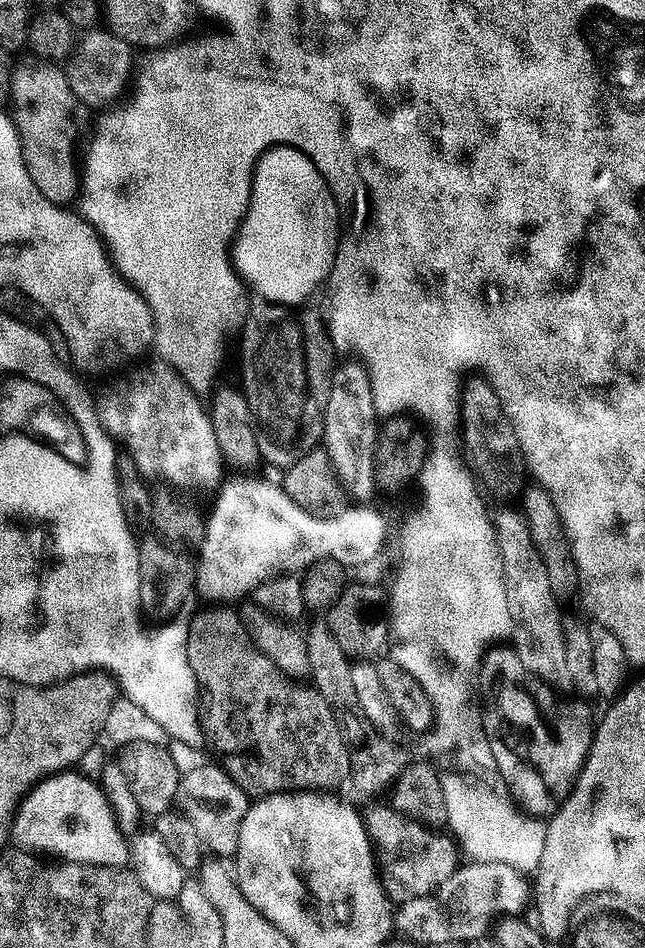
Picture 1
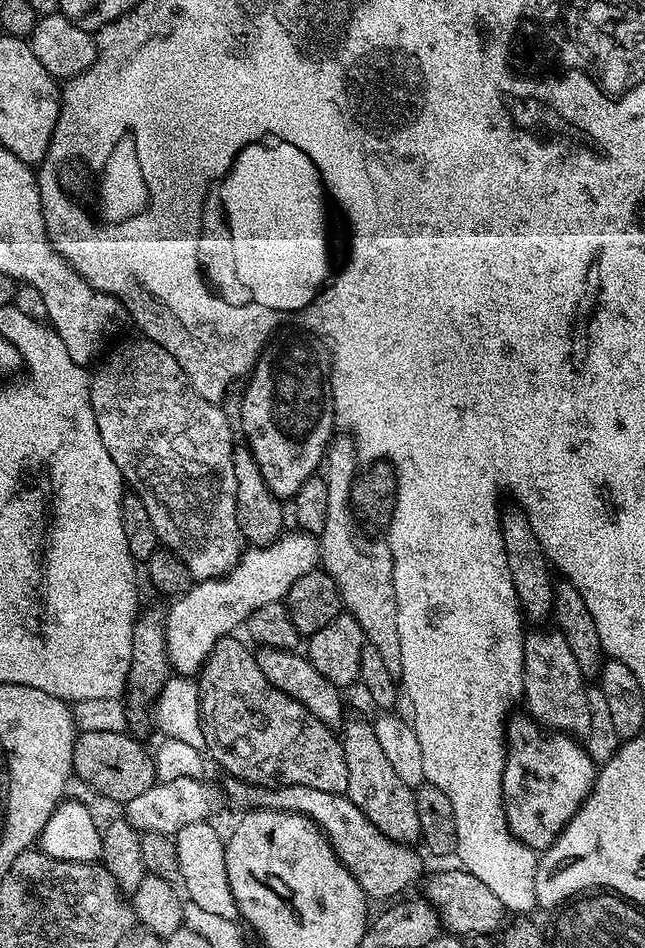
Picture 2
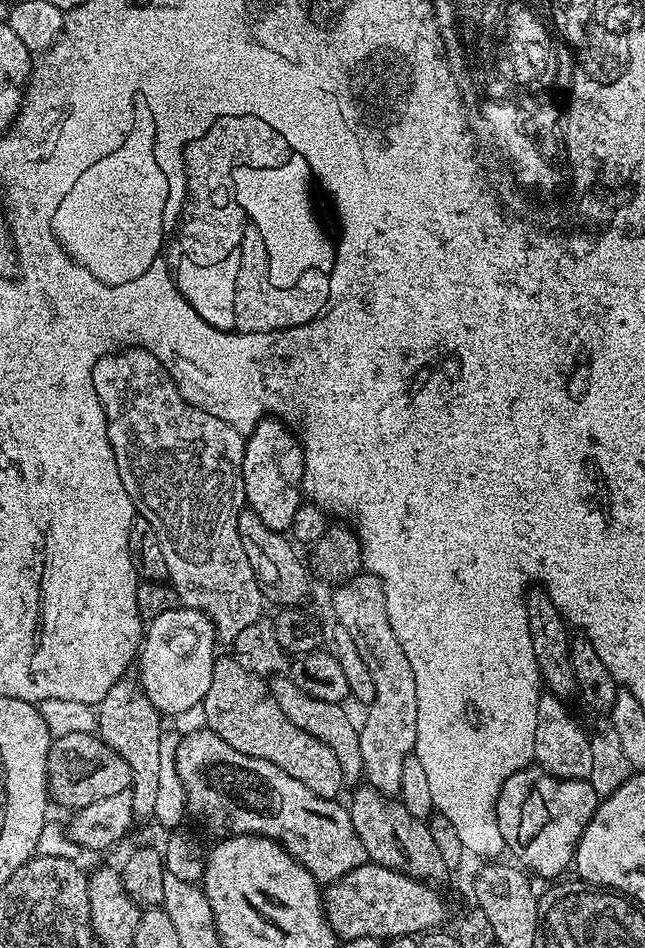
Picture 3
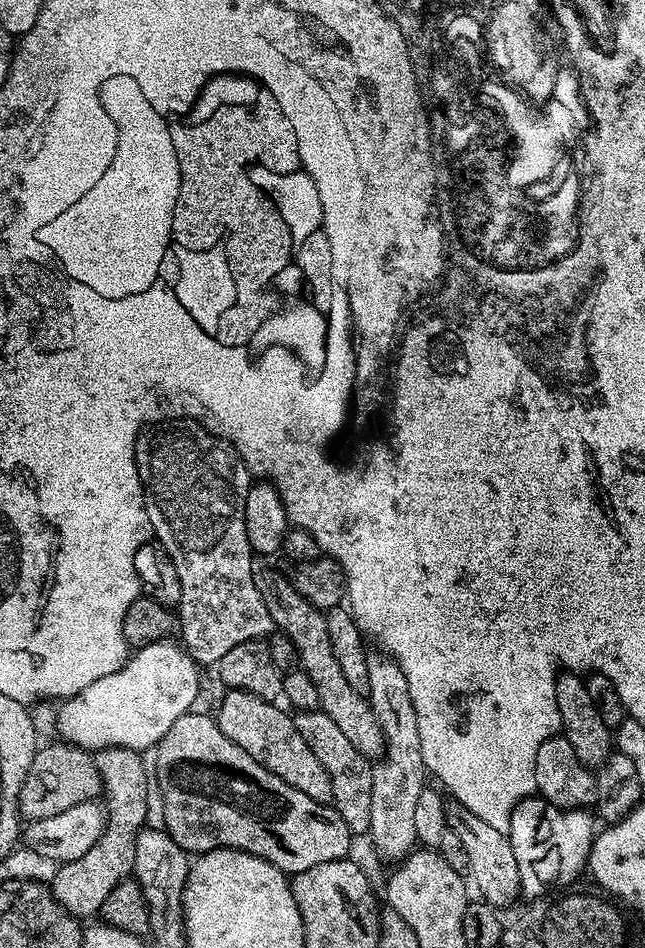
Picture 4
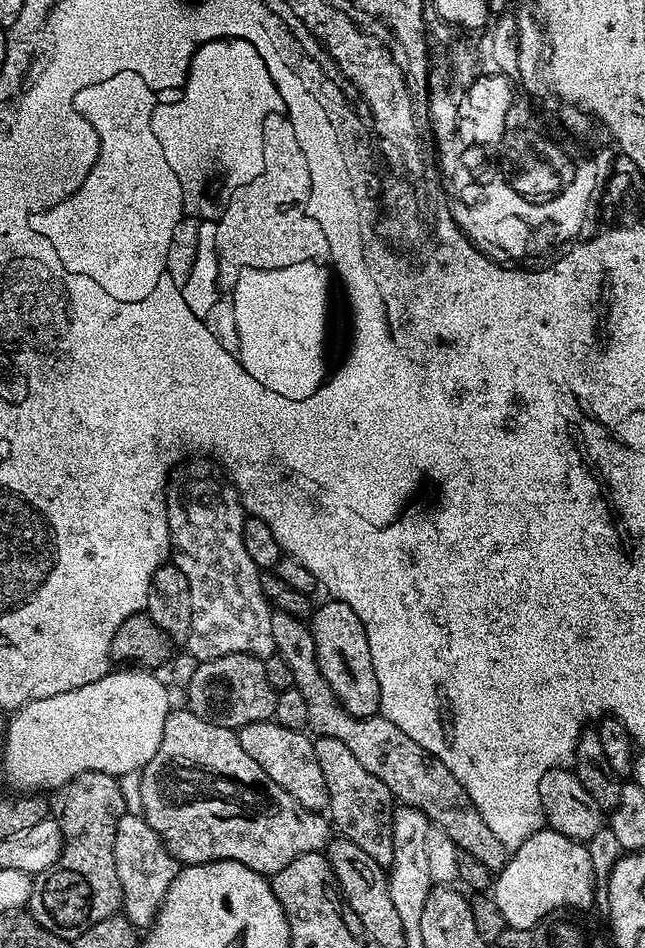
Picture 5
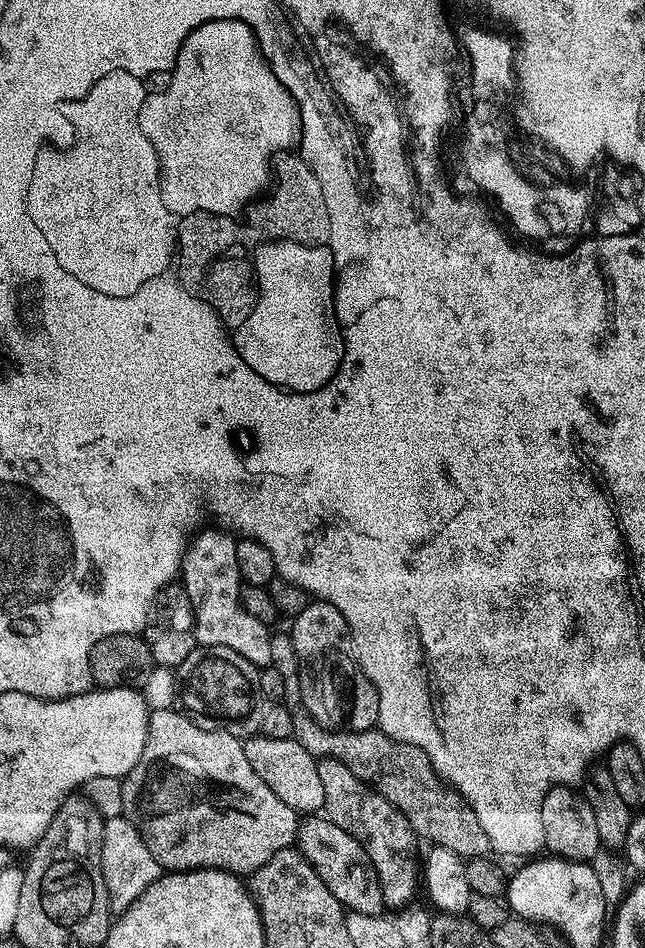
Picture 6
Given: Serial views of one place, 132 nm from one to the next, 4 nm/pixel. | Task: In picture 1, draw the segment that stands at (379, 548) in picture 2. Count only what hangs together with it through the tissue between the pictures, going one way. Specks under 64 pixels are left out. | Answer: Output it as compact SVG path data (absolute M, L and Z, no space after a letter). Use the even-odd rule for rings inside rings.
M356 362L344 364L335 369L332 374L330 398L326 402L324 411L324 438L322 451L330 458L330 466L336 476L337 483L345 493L353 496L353 501L368 502L372 495L377 495L375 480L375 446L378 433L378 413L374 406L374 398L370 390L370 380L364 368Z

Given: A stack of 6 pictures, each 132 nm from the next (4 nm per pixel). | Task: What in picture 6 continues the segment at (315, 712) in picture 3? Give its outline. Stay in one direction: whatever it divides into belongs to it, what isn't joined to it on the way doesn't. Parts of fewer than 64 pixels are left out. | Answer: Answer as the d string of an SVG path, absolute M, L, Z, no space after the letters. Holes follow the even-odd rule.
M317 759L318 778L322 782L324 795L323 815L334 826L342 826L350 838L357 840L366 850L374 870L378 874L378 882L382 886L382 898L389 909L404 910L413 903L416 888L422 884L422 860L416 857L418 837L416 831L406 822L399 812L382 794L372 789L370 784L363 784L342 762L337 760Z

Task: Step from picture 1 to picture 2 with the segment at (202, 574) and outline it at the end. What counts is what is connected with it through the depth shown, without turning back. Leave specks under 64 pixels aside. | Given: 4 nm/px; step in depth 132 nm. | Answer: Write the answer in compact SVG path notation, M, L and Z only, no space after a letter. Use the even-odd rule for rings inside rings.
M303 530L289 531L281 535L280 539L273 544L263 546L252 546L240 557L240 563L219 580L201 580L193 583L184 596L175 597L172 605L167 605L164 617L164 629L166 630L166 650L168 651L168 662L173 673L181 672L184 678L192 678L203 668L210 650L223 636L233 635L236 627L247 625L250 614L267 604L281 603L287 597L290 586L302 578L302 574L313 571L320 560L320 545L315 535Z

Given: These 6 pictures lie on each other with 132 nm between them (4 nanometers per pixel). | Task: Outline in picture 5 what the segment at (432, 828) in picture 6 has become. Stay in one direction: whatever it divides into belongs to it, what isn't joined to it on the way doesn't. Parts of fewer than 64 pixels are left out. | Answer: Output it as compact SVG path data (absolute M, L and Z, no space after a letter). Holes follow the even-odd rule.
M273 611L270 630L274 630L274 646L278 655L284 659L286 666L294 670L294 687L298 694L306 700L306 718L308 728L316 736L338 738L358 758L358 762L365 770L370 770L378 782L386 785L390 790L393 801L399 802L406 808L417 808L428 816L435 827L442 829L451 838L460 851L474 854L478 862L488 867L488 871L499 874L508 861L509 849L498 842L494 830L486 826L482 814L470 802L470 794L458 782L450 770L434 754L422 750L414 738L402 734L394 722L379 714L358 718L350 714L338 702L334 690L330 690L330 682L322 678L322 670L318 670L318 658L314 650L314 638L311 627L297 616L291 616L280 611Z

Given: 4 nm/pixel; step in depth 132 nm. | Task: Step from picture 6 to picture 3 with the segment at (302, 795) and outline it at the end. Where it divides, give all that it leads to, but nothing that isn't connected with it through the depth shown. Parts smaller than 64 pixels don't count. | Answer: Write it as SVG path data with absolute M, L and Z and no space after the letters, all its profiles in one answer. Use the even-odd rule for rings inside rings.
M217 655L214 662L214 674L210 678L210 690L206 690L206 698L202 711L206 714L207 731L218 734L226 746L234 746L242 754L250 758L262 758L266 762L274 762L278 770L286 770L290 778L302 782L306 790L314 790L327 800L335 800L346 788L342 778L342 766L338 766L338 758L330 751L326 742L318 742L314 734L306 734L306 730L298 730L286 714L282 714L282 706L274 702L274 694L270 694L268 680L254 674L236 660L235 655Z

